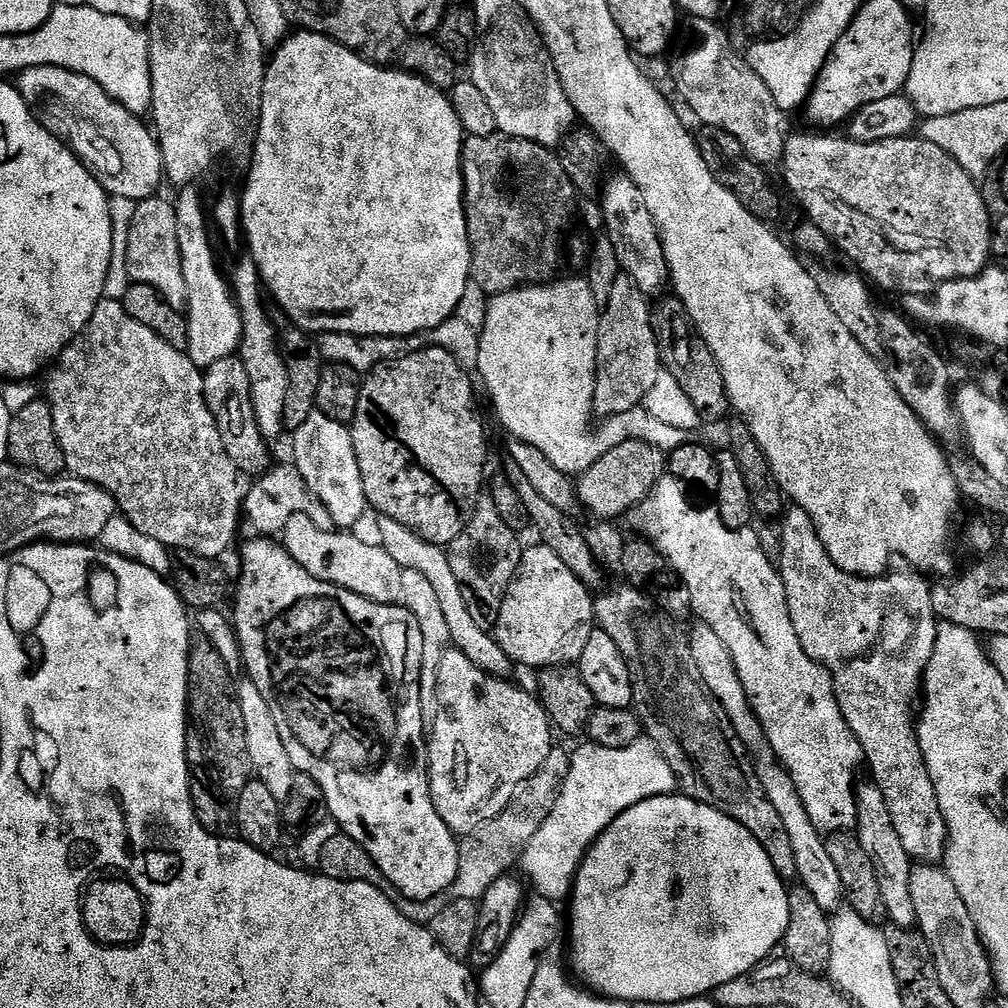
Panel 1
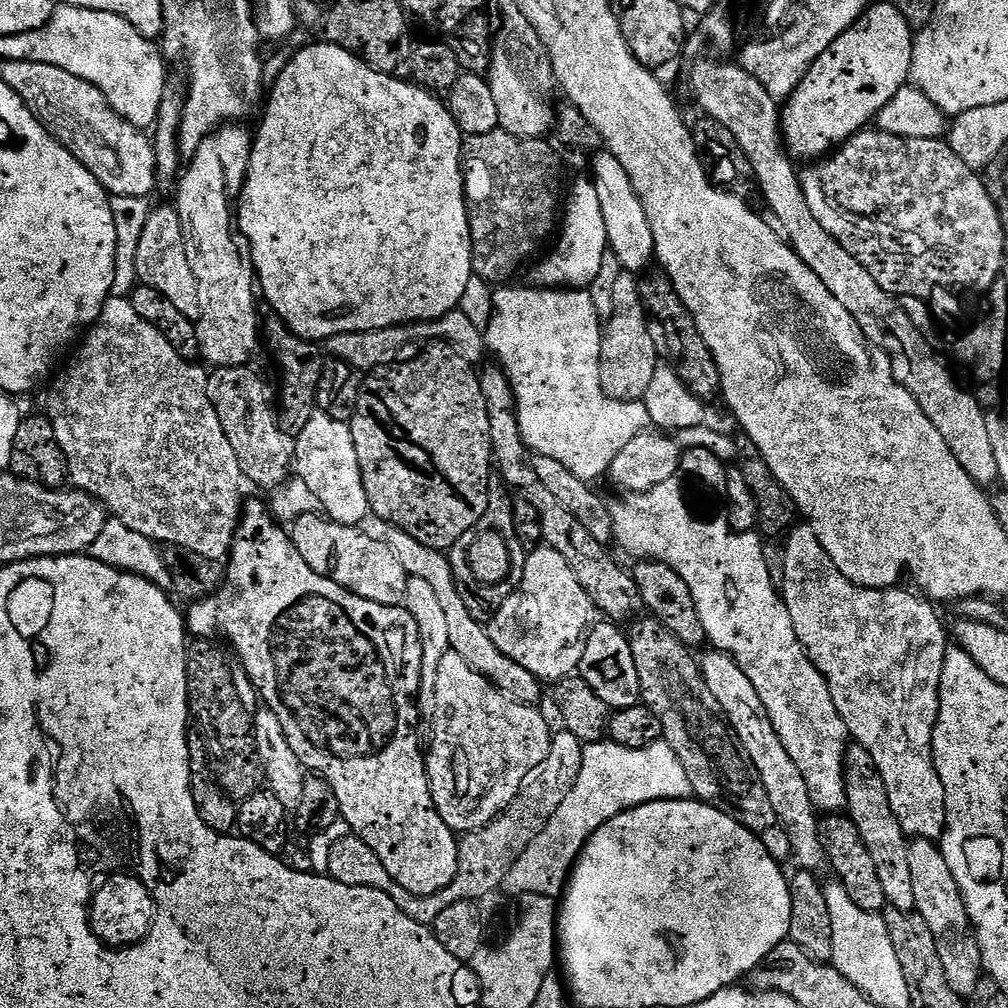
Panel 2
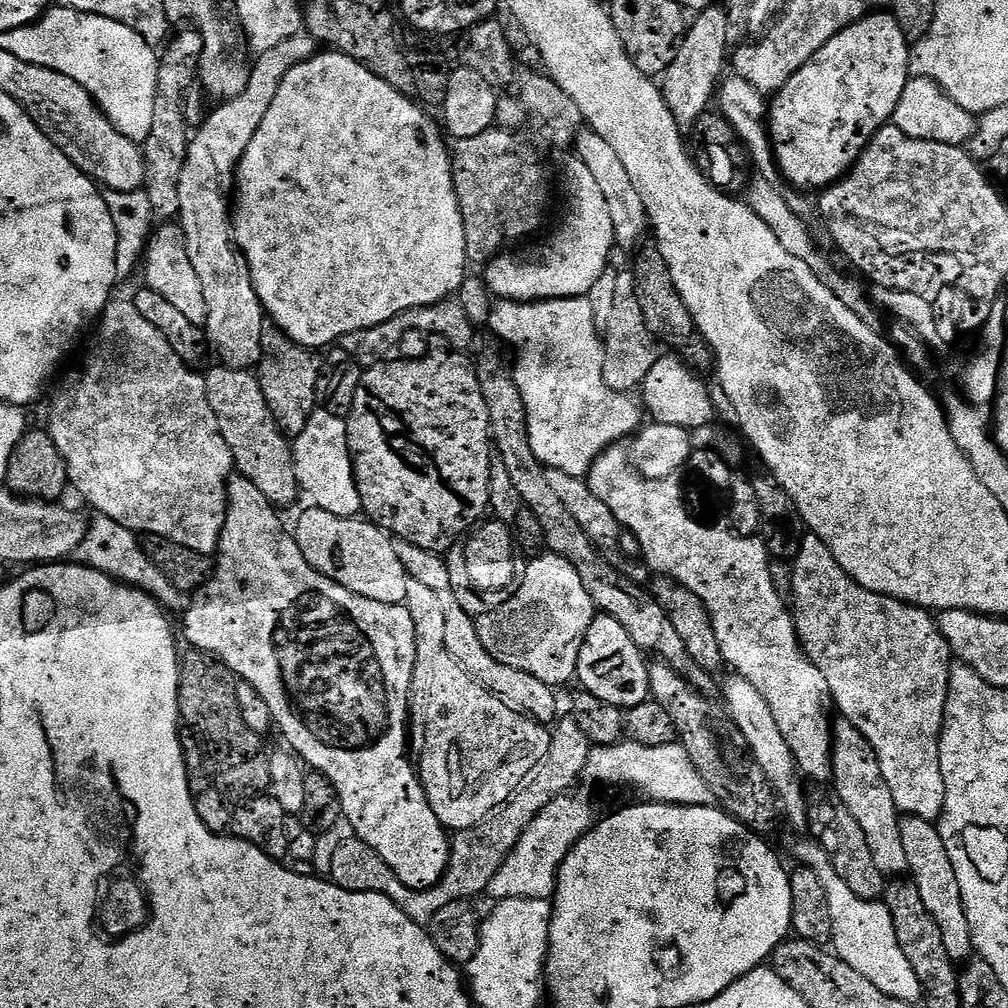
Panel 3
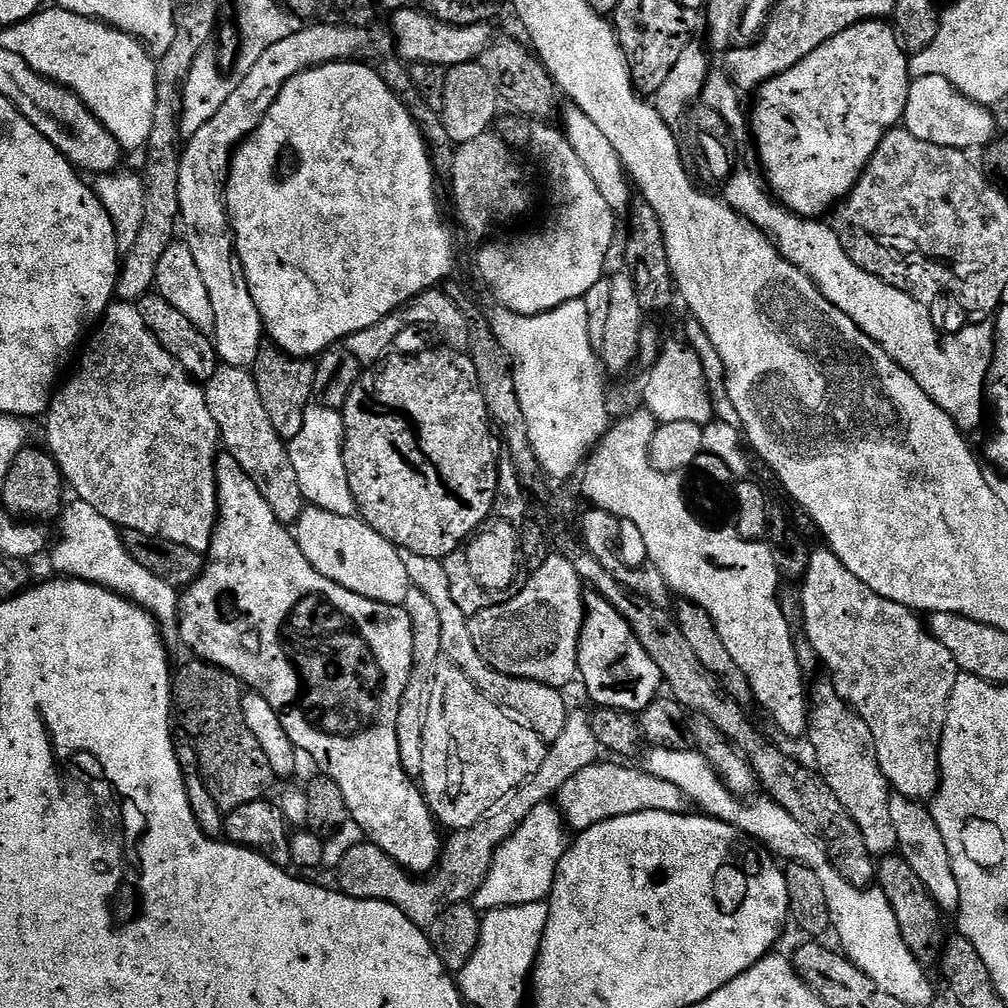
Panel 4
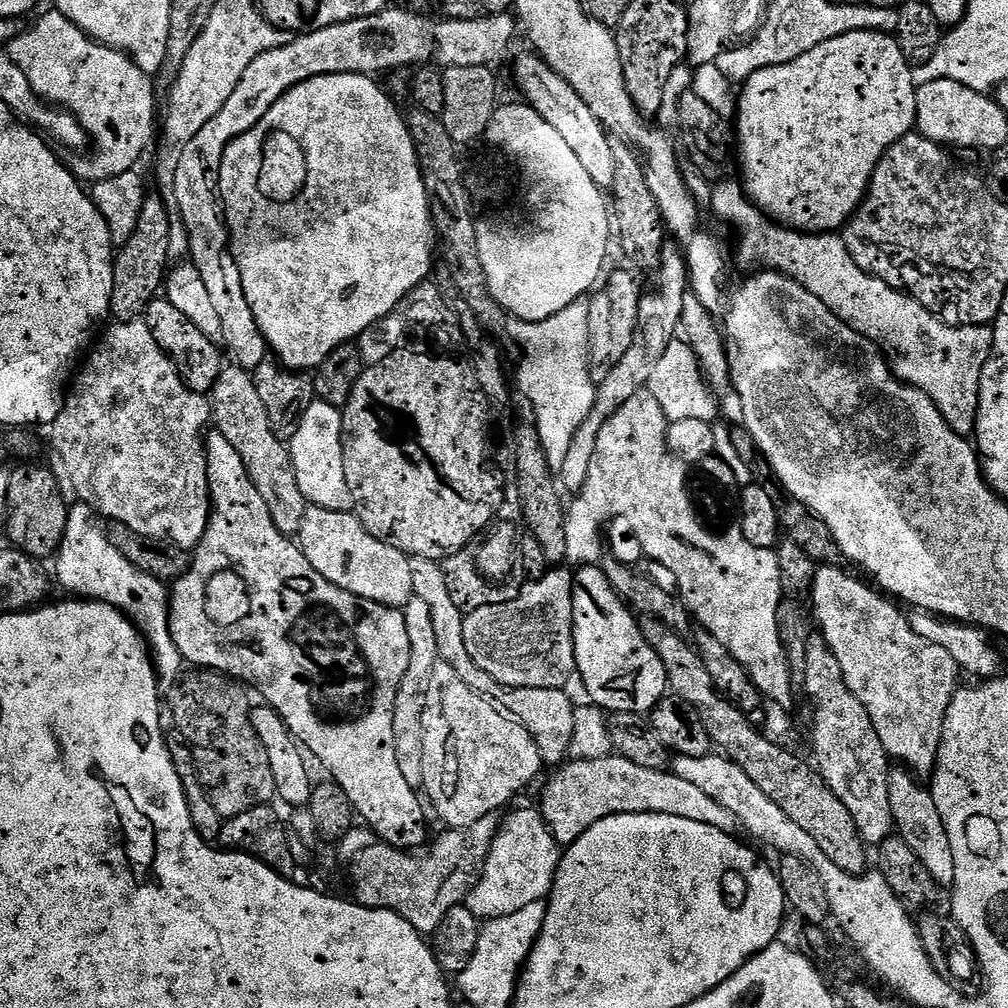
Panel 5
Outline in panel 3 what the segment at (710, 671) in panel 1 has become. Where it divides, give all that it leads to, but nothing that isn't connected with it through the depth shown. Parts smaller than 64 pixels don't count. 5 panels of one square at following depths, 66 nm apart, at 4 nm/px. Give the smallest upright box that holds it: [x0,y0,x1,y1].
[722,674,810,830]

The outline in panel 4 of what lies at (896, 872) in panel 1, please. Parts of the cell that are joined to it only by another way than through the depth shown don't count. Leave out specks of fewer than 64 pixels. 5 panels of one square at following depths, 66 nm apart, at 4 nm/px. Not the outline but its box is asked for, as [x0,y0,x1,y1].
[806,678,898,858]

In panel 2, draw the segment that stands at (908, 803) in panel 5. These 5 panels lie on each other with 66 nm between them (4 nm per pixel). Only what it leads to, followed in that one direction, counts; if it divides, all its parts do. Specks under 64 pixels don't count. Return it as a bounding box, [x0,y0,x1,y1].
[908,839,984,998]

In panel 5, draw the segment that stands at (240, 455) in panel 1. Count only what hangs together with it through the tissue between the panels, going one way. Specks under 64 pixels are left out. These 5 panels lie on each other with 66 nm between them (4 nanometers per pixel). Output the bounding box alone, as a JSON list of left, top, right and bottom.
[210,366,310,536]

